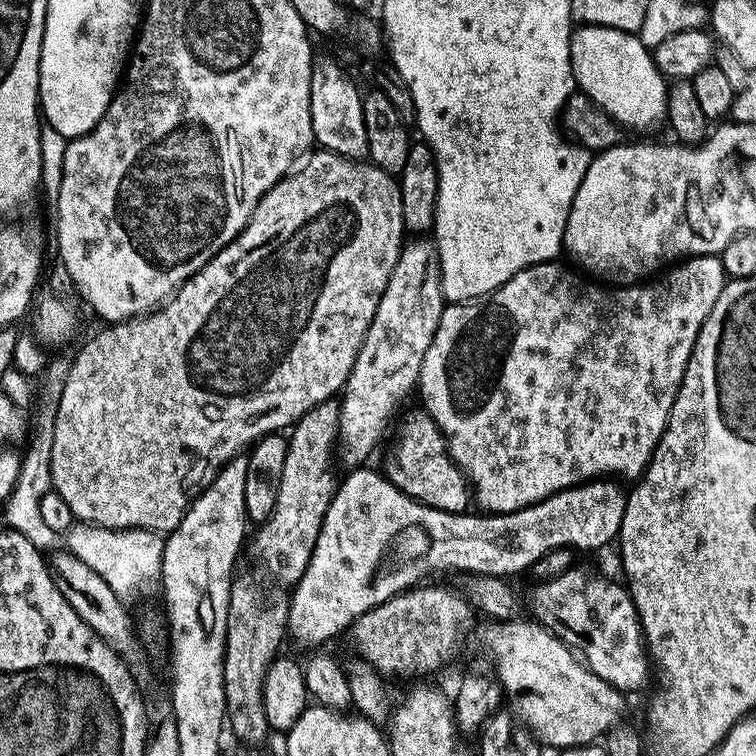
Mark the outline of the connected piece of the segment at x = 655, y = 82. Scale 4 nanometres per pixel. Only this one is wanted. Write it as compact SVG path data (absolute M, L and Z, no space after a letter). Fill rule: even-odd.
M590 23L583 27L573 31L570 41L576 88L585 92L597 108L625 129L663 125L668 115L668 84L652 61L649 45L641 41L639 35L617 28Z

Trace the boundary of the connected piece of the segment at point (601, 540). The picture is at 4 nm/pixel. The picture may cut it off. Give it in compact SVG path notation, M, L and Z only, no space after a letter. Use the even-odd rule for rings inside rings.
M369 466L355 467L348 472L348 476L339 481L335 495L332 496L331 504L323 516L322 529L318 534L318 542L315 543L314 550L311 552L310 562L304 571L302 578L293 587L289 597L288 605L288 627L289 635L300 644L310 646L309 648L321 647L322 643L332 639L338 632L345 633L353 622L362 614L376 606L386 602L389 598L415 587L420 581L423 581L430 572L438 570L454 570L453 572L472 572L482 573L483 576L503 576L513 578L512 576L524 572L532 563L539 561L547 552L553 548L570 548L581 550L580 548L604 548L608 543L615 541L620 535L622 526L622 514L628 505L628 497L625 489L620 489L615 484L617 481L612 478L593 478L587 482L581 482L571 488L564 488L560 492L555 492L553 496L545 496L543 500L536 501L535 504L529 504L527 508L518 508L505 512L492 512L489 514L470 514L471 512L448 512L440 509L434 509L428 504L423 504L412 496L406 495L398 490L388 478L376 471L368 468ZM427 528L434 528L434 535L430 534Z

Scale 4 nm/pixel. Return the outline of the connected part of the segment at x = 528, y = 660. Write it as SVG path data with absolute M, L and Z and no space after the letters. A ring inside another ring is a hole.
M517 618L503 622L489 623L488 648L492 651L490 663L496 670L500 687L505 693L516 696L514 712L525 728L536 737L541 745L552 748L582 748L597 738L603 737L608 729L621 723L625 697L598 674L594 674L580 657L568 648L553 632L547 632L541 624L528 618Z

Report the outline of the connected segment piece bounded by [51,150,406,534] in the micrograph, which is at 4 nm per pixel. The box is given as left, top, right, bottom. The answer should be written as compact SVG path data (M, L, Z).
M316 150L313 151L303 163L295 170L289 171L288 175L282 177L282 179L280 179L280 181L270 190L266 190L264 196L261 197L260 201L254 206L254 210L250 214L250 218L246 222L244 229L236 235L236 239L230 241L230 243L228 243L228 245L214 258L210 258L210 262L206 262L206 266L202 266L202 270L198 270L194 273L185 284L181 284L180 287L172 293L167 302L159 305L159 307L151 312L145 312L143 316L134 316L130 320L109 323L107 326L104 326L104 329L102 329L97 336L90 337L89 340L77 350L73 362L70 362L68 366L69 376L65 380L62 400L59 403L57 412L57 422L54 423L51 485L59 496L66 498L66 502L70 506L73 517L75 517L77 521L87 522L90 517L96 516L96 524L99 524L102 528L114 528L117 530L121 528L146 528L161 534L173 532L178 526L180 519L183 518L184 511L189 508L194 497L197 495L198 490L203 489L205 485L207 485L208 481L212 479L217 470L223 468L224 465L235 456L241 455L245 449L255 444L260 437L276 434L281 430L291 429L292 425L297 424L306 413L319 409L321 407L319 404L326 403L332 395L335 397L343 388L344 383L347 382L347 376L352 370L354 358L362 346L366 330L374 318L374 310L378 306L378 302L386 290L386 282L390 282L390 274L398 262L398 258L402 251L402 245L406 240L406 231L404 229L402 216L402 202L400 201L400 186L397 177L393 175L393 173L383 172L377 164L365 162L360 158L349 158L347 156L339 156L333 152Z

